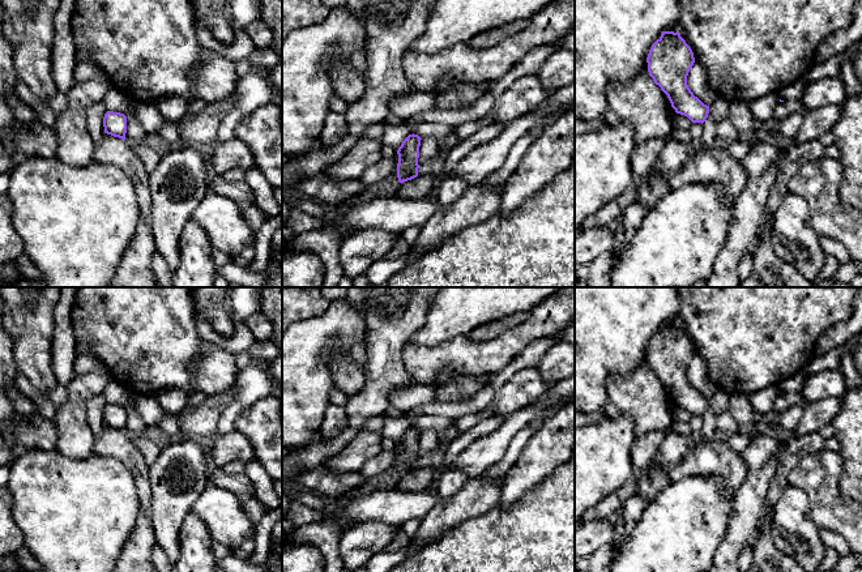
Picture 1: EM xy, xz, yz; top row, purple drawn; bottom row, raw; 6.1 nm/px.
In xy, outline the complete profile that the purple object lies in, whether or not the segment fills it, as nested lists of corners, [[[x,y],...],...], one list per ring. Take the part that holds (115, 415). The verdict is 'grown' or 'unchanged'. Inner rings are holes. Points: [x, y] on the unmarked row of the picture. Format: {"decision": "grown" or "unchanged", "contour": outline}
{"decision": "unchanged", "contour": [[[107,404],[103,410],[104,426],[125,432],[127,409],[120,405]]]}

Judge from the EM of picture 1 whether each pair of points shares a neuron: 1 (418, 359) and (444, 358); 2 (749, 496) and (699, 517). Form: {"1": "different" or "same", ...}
{"1": "same", "2": "different"}

